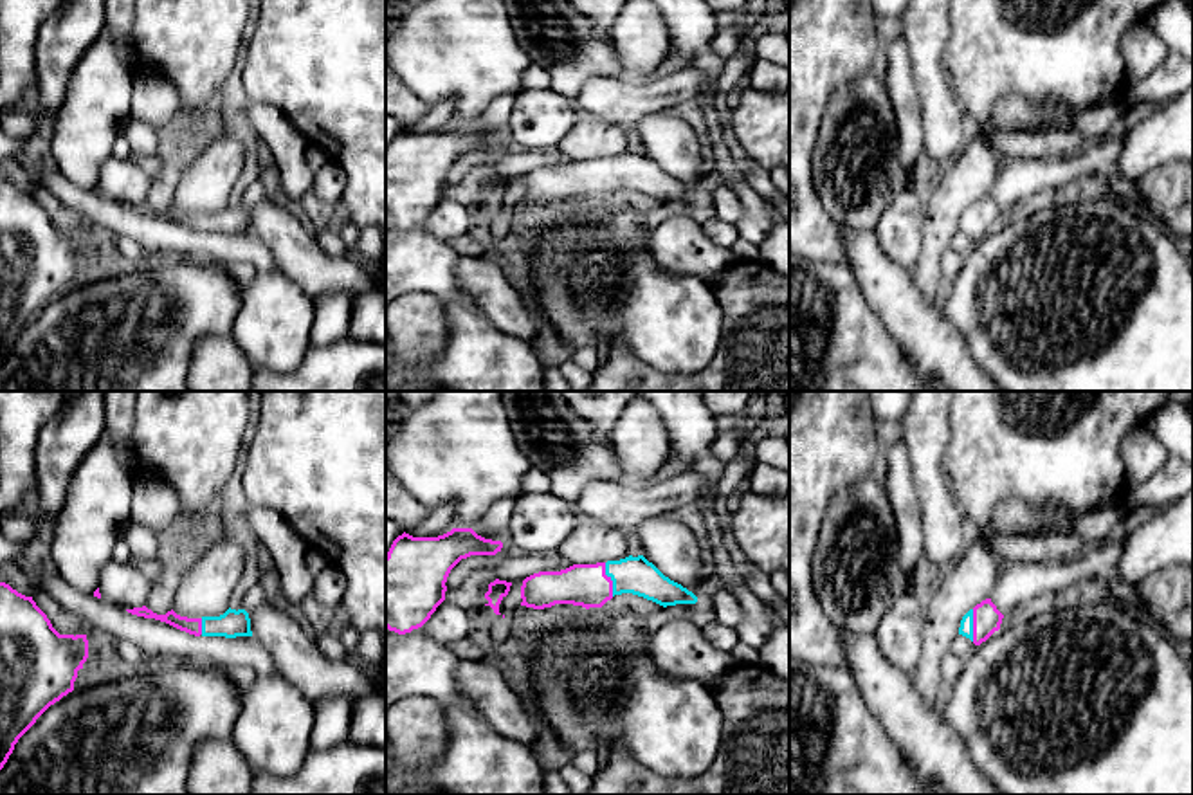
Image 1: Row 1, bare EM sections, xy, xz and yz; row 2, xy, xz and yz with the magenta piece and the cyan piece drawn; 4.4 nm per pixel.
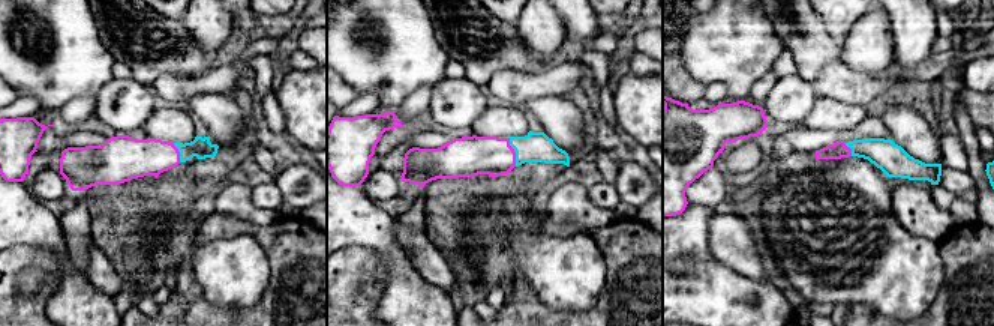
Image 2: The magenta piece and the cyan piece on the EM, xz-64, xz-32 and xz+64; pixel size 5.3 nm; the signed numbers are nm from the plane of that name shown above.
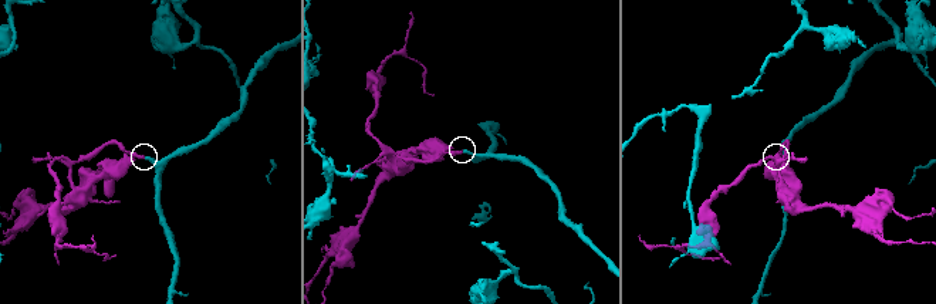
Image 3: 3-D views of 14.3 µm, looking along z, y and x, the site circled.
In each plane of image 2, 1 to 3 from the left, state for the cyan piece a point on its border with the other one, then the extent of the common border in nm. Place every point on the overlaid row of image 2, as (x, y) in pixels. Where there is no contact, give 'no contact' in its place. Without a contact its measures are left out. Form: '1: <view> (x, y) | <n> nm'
1: xz-64 (179, 152) | 110 nm
2: xz-32 (514, 152) | 160 nm
3: xz+64 (850, 149) | 80 nm

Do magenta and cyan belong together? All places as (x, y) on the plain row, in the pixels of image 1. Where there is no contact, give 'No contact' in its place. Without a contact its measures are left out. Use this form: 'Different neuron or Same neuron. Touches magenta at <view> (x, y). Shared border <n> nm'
Same neuron. Touches magenta at xz (610, 175). Shared border 160 nm

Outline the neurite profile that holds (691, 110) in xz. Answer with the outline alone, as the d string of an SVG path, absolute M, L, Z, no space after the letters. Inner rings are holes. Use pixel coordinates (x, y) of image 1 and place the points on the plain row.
M697 99L683 101L665 112L670 117L688 123L699 139L708 141L708 121L703 112L703 105Z

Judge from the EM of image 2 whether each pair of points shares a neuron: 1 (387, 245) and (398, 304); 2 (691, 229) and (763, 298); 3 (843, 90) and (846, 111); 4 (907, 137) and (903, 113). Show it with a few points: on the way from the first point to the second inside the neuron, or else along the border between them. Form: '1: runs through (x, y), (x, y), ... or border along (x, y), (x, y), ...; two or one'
1: runs through (396, 260), (398, 289); one
2: runs through (700, 251), (703, 259), (736, 292), (741, 292); one
3: border along (817, 95), (865, 107); two
4: runs through (907, 131), (903, 119); one

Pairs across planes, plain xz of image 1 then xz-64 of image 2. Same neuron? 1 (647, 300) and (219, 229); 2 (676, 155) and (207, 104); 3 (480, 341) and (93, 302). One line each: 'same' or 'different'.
1: different
2: same
3: same

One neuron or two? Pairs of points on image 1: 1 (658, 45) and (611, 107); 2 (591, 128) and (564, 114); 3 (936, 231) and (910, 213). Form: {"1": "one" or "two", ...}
{"1": "two", "2": "two", "3": "two"}

